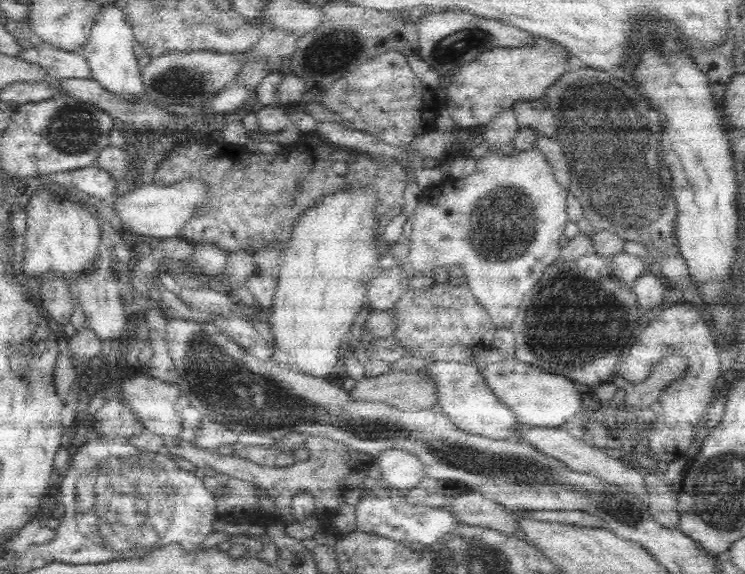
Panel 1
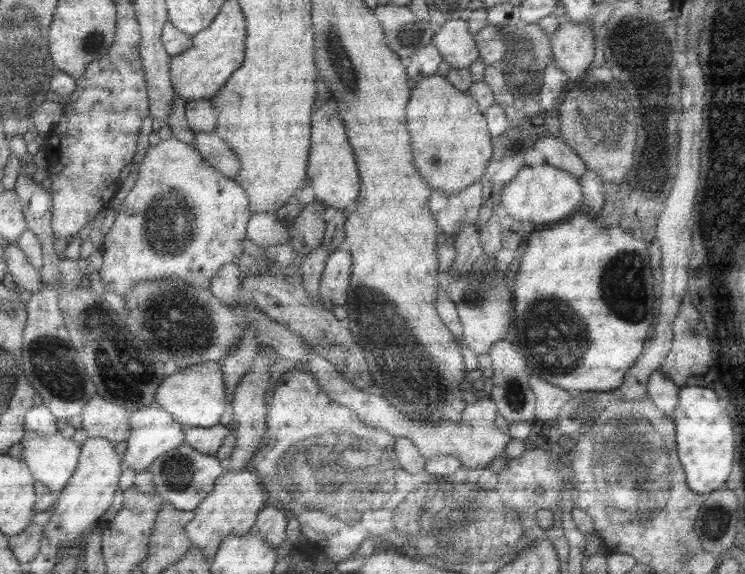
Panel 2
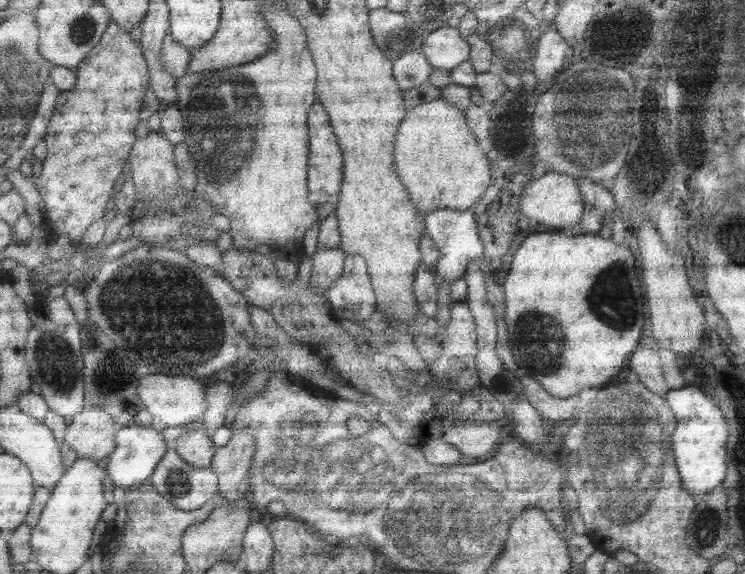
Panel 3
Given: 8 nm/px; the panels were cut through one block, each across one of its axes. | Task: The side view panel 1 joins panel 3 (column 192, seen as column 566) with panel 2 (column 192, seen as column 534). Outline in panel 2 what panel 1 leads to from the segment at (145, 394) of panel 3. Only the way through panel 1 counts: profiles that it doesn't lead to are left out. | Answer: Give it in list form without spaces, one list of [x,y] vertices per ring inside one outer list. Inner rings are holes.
[[[205,362],[205,364],[195,364],[191,368],[195,370],[175,372],[165,376],[155,390],[157,392],[155,402],[183,428],[211,428],[219,424],[219,416],[229,408],[221,366],[217,362]]]

